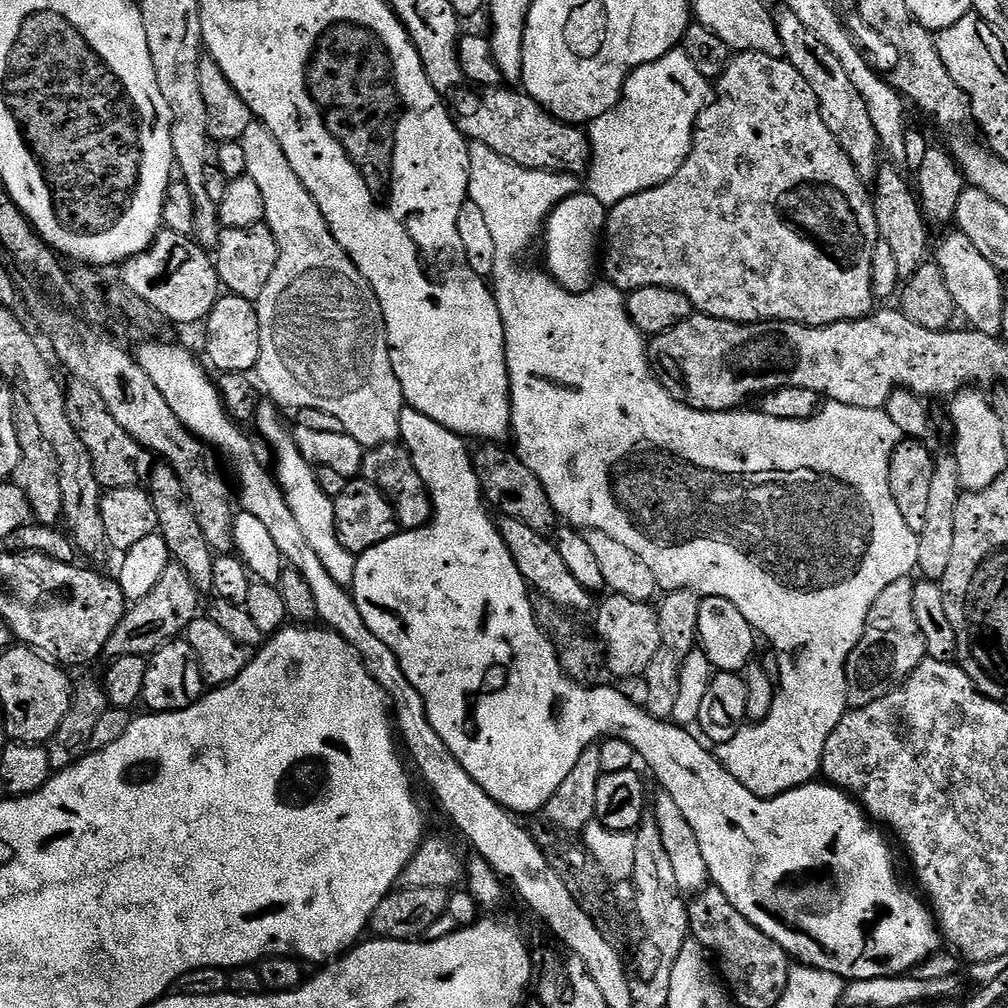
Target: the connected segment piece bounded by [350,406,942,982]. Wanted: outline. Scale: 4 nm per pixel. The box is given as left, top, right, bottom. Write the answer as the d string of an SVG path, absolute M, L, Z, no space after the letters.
M405 406L401 411L400 437L410 458L414 462L414 470L424 479L428 492L432 495L432 518L422 528L401 530L386 542L374 546L370 550L359 553L356 557L356 569L354 570L354 582L350 585L350 593L353 602L358 608L359 614L365 620L366 626L378 636L394 652L402 670L410 685L418 690L428 715L430 726L438 732L438 737L446 742L450 753L461 763L462 769L470 774L474 780L504 809L512 814L518 812L536 812L544 810L547 803L554 797L562 782L570 775L570 770L577 765L578 758L587 747L597 745L605 738L623 738L634 746L641 761L652 767L652 772L660 782L662 792L674 800L675 805L686 821L690 824L698 843L702 848L702 854L708 867L708 875L711 883L730 898L730 902L762 934L774 938L778 946L787 952L793 961L806 964L810 968L826 970L830 974L840 976L846 982L854 980L878 979L887 976L902 976L911 973L923 960L928 960L942 945L942 937L939 928L936 927L936 919L929 908L915 891L911 892L906 885L900 884L900 876L892 865L892 850L887 840L880 834L881 829L870 819L867 812L860 807L853 797L849 796L842 788L827 782L813 782L803 784L789 792L783 792L777 796L763 797L755 796L726 766L722 766L719 755L715 751L707 752L694 737L691 736L687 727L681 726L668 720L657 720L647 711L644 706L638 706L628 696L623 696L616 688L596 688L600 686L589 686L584 682L572 680L564 673L560 665L560 658L556 654L556 647L549 640L545 632L540 629L536 621L536 615L532 609L532 596L530 585L522 578L510 550L500 533L500 525L488 513L489 505L486 503L484 491L480 488L476 468L472 465L472 452L467 448L465 437L456 432L446 430L434 418L426 418L418 410Z

